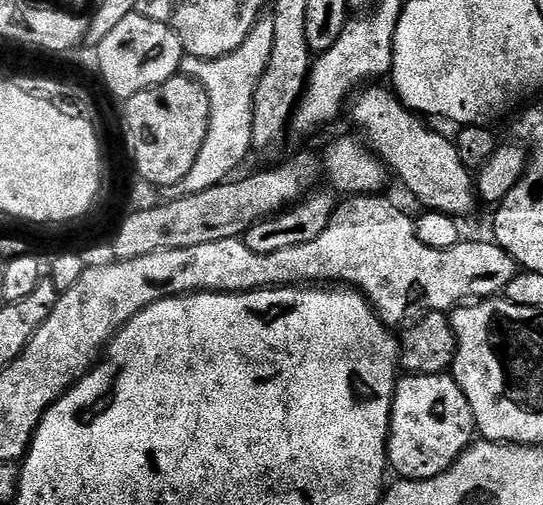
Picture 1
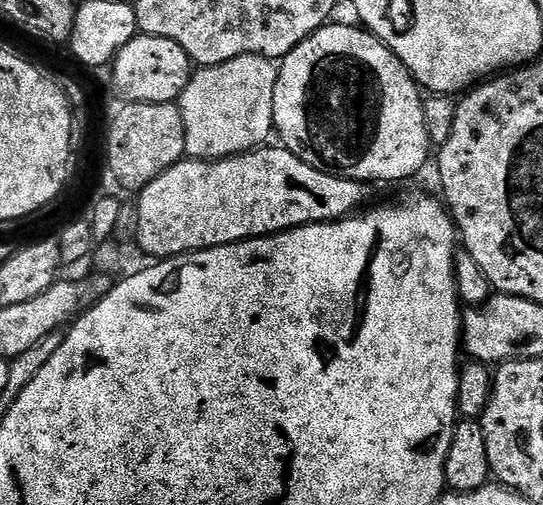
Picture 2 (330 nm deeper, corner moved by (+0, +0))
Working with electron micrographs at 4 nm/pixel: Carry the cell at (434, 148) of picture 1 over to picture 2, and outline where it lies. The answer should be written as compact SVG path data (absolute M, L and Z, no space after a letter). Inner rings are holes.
M329 22L320 28L310 38L306 38L290 54L279 61L276 73L276 85L274 86L274 132L279 143L293 152L302 162L322 170L326 174L334 174L342 178L359 180L361 182L373 182L372 180L408 180L416 176L424 168L428 160L430 145L426 134L426 118L424 117L424 102L422 89L416 83L416 77L408 71L408 67L402 63L393 52L389 50L378 37L363 27L351 28L348 24L336 24Z

